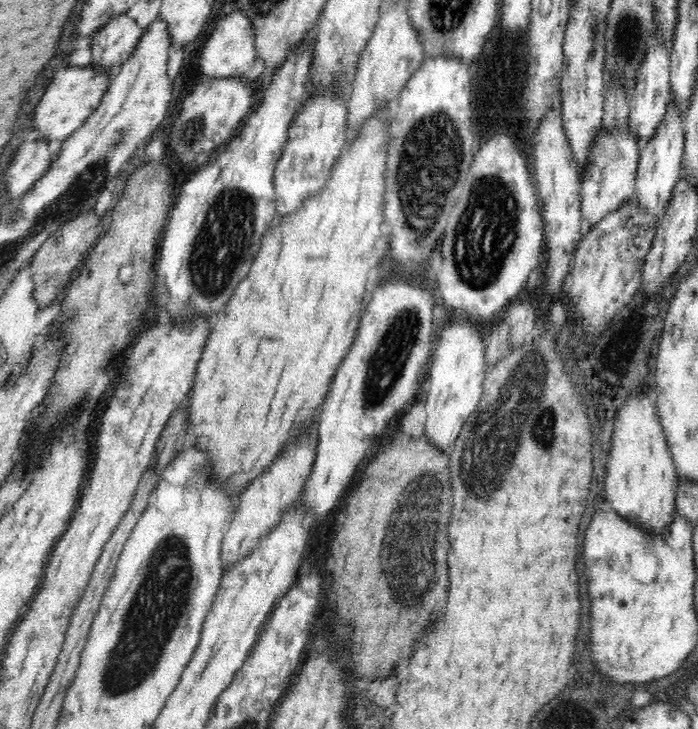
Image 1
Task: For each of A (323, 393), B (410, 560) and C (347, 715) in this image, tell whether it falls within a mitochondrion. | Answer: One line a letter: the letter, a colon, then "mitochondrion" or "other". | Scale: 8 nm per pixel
A: other
B: mitochondrion
C: other

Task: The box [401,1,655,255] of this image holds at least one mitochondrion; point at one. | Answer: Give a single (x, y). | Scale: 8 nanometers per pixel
(627, 35)

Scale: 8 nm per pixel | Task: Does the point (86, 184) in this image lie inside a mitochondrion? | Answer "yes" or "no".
yes

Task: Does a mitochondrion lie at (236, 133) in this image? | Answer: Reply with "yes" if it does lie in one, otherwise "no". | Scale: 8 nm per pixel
no

